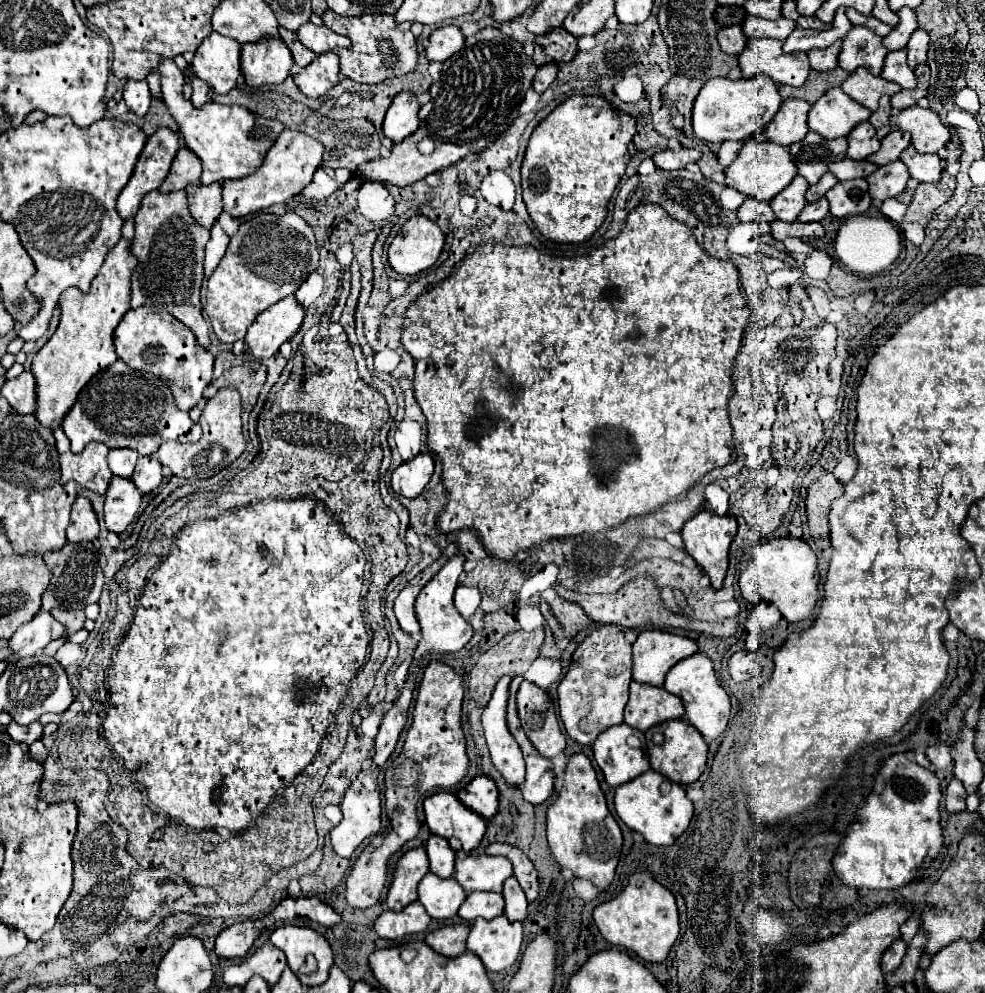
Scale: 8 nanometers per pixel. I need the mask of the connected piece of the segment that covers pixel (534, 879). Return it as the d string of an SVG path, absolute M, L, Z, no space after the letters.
M494 842L486 848L486 854L490 856L506 856L512 866L514 866L514 876L516 880L520 882L526 898L532 902L538 898L538 876L536 876L536 868L534 864L530 862L530 858L516 846L510 846L510 844L500 844L500 842Z

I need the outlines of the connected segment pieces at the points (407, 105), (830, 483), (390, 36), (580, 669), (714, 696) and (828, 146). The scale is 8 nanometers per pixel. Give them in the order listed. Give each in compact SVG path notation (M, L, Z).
M400 92L396 96L396 100L392 100L392 104L386 112L382 132L392 142L402 142L406 136L410 136L418 130L418 110L420 110L420 102L418 102L416 94Z
M832 472L822 474L816 482L808 488L806 498L806 512L808 512L808 526L812 540L820 550L824 550L830 544L830 528L828 528L828 512L830 504L836 496L840 496L844 490L842 482L836 480Z
M326 10L322 14L324 26L330 30L348 36L352 40L350 48L336 48L334 52L340 56L340 72L354 80L364 84L378 84L394 76L404 76L408 72L416 70L418 64L418 46L416 36L410 32L410 22L396 22L392 14L362 14L354 18L342 18L332 10Z
M600 626L592 634L584 638L584 642L578 646L578 650L572 656L572 664L568 674L562 678L558 686L558 704L560 704L560 716L564 722L564 728L568 736L580 744L592 744L606 728L616 726L622 722L622 712L628 702L628 684L632 682L632 650L630 644L624 642L622 630L616 626Z
M696 652L694 656L680 660L680 664L670 668L664 688L670 694L680 696L680 700L684 702L684 708L686 708L686 720L704 736L706 742L712 742L714 738L718 738L724 732L724 728L730 720L730 698L728 698L726 690L720 686L718 678L714 674L714 668L712 668L712 660L708 656Z
M808 132L804 140L792 144L788 150L798 164L798 174L804 176L808 184L816 184L828 170L828 164L846 156L846 138L826 140L816 132Z

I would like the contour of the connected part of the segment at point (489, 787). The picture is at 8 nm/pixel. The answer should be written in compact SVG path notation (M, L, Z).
M476 776L466 788L458 792L458 798L484 818L492 818L498 812L498 788L488 776Z

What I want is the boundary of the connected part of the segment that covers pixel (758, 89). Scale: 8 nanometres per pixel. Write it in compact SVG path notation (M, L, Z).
M760 74L754 78L712 78L700 90L694 112L692 126L698 140L704 142L726 142L726 140L748 140L756 132L760 132L778 112L782 104L782 96L778 94L778 86L772 78Z

